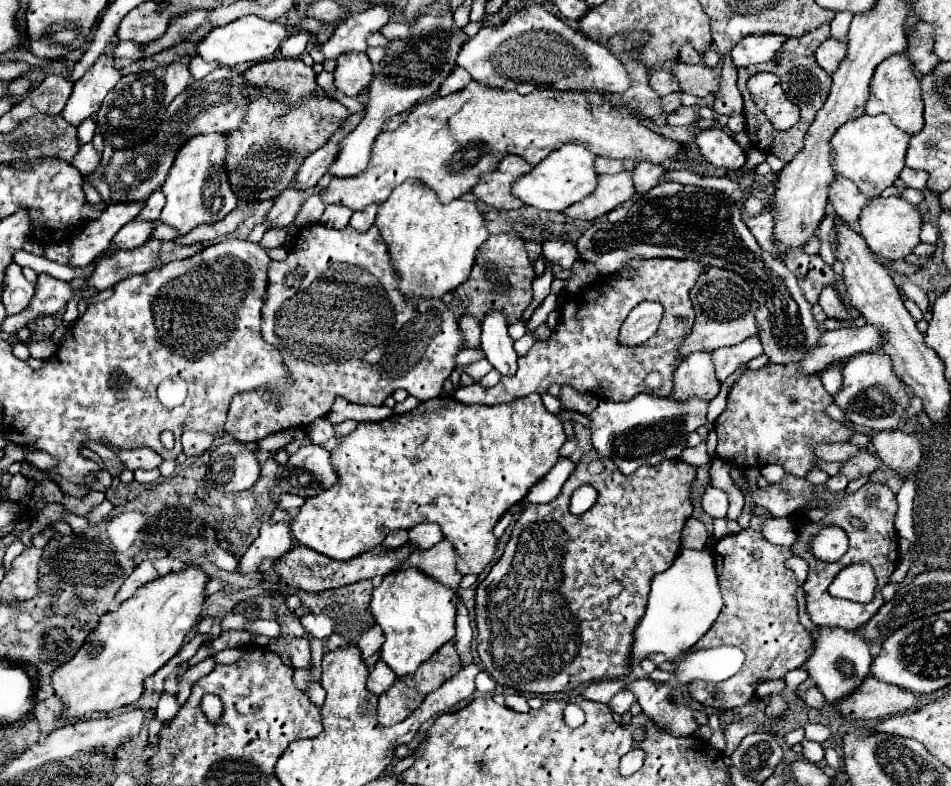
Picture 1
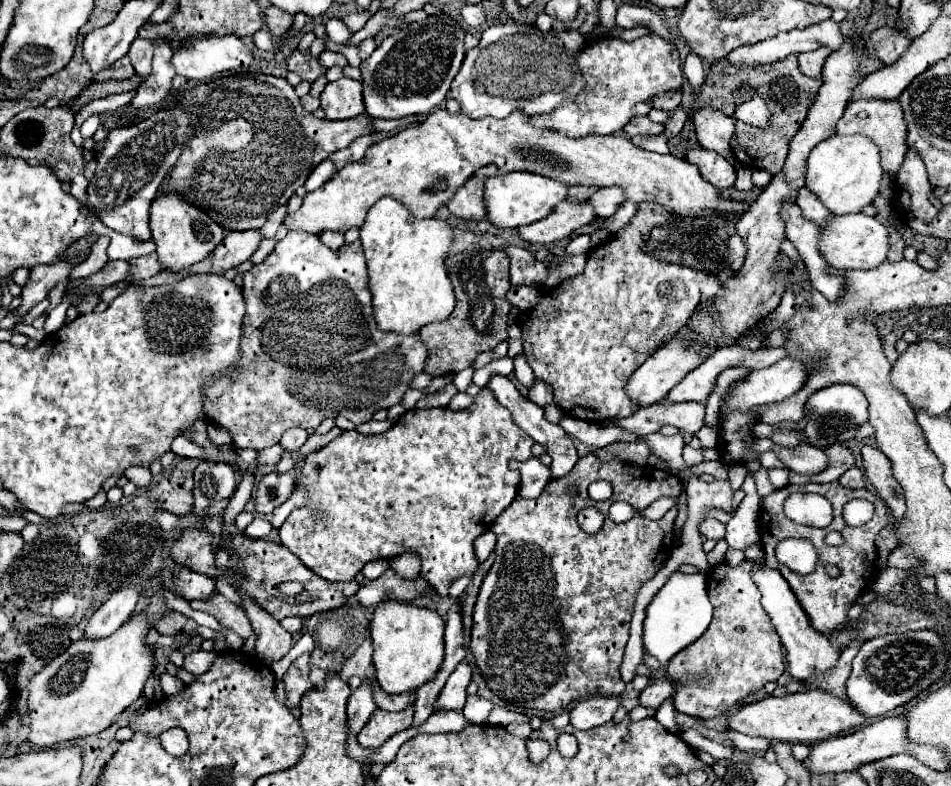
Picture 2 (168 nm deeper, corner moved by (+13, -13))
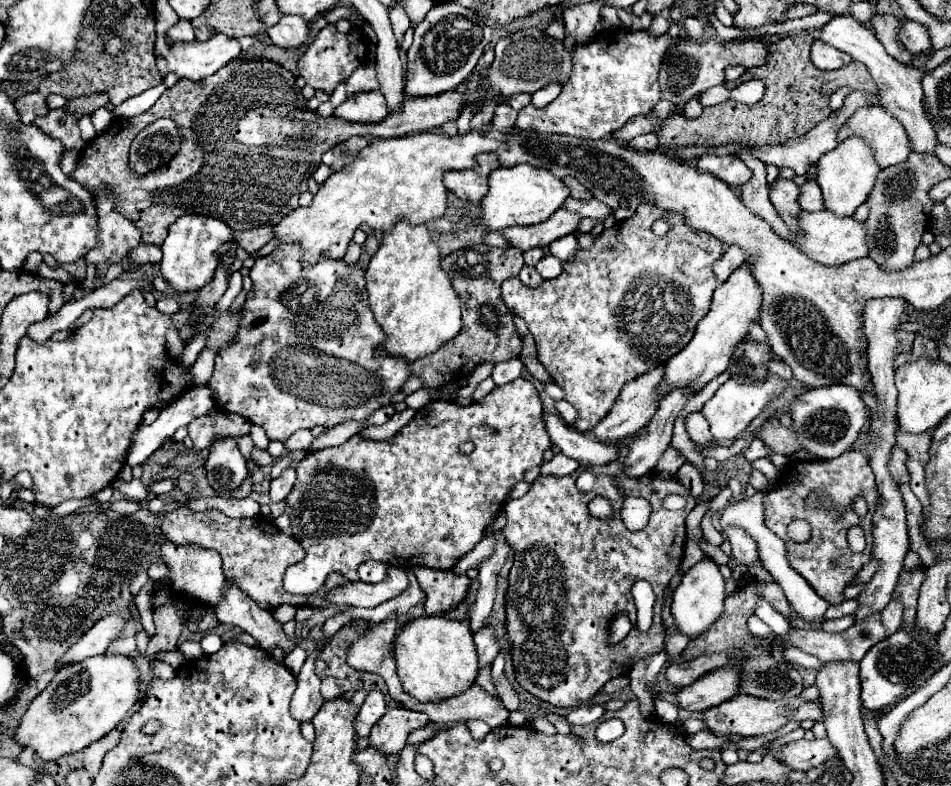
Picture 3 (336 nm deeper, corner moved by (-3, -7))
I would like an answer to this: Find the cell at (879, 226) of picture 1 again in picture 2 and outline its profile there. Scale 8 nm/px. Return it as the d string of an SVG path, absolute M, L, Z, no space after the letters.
M842 214L828 220L828 226L822 228L820 236L820 252L832 264L840 270L872 270L880 266L888 256L888 228L880 224L874 216L866 214Z

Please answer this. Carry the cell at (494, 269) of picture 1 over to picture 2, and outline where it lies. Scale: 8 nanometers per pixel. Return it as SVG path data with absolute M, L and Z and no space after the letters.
M504 250L464 252L448 258L448 272L456 292L456 310L444 322L420 330L420 338L430 348L424 372L432 376L460 372L468 368L480 352L492 350L506 340L506 316L510 312L510 302L506 298L506 292L510 290L508 268L510 258Z

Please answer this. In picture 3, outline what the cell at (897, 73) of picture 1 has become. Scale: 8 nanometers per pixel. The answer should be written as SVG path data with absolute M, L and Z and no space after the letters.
M864 106L848 118L848 124L840 128L838 142L860 136L874 152L880 168L900 164L910 154L910 140L904 126L880 106Z

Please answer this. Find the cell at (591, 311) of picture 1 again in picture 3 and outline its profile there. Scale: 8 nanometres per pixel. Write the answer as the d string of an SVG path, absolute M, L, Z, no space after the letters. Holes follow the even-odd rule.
M640 204L638 210L624 222L616 222L610 230L604 230L602 234L598 234L594 238L594 244L590 250L582 250L578 248L576 250L576 260L570 260L568 264L564 264L564 270L558 278L554 280L544 280L540 286L536 288L530 288L526 284L522 284L520 278L508 278L504 284L502 284L502 296L504 296L504 302L508 306L508 310L512 310L514 316L520 316L526 324L528 324L528 330L530 334L534 336L534 342L536 342L536 356L540 360L540 364L544 364L544 368L548 368L550 376L554 378L554 382L564 390L564 400L570 402L576 410L578 410L578 418L576 422L572 424L578 432L590 432L606 414L608 410L612 408L612 404L616 402L618 394L620 394L620 388L634 380L636 376L642 376L646 372L650 372L652 368L664 364L668 358L672 358L674 354L678 354L694 336L694 330L696 330L696 324L708 314L708 308L710 308L710 298L718 286L716 282L716 276L712 272L712 264L724 254L722 250L722 242L716 240L714 236L706 234L706 232L698 232L698 230L692 230L690 226L684 224L684 218L680 218L678 214L674 216L666 216L660 208L656 206L650 206L650 204ZM658 218L668 218L668 224L670 224L670 230L664 234L664 236L654 236L650 226L658 220Z

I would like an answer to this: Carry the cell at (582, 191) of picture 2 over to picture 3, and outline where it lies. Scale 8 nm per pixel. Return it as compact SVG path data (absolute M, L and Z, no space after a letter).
M566 176L562 182L570 188L570 196L572 196L572 198L580 198L580 200L590 198L590 192L588 192L578 180L572 180L572 176Z

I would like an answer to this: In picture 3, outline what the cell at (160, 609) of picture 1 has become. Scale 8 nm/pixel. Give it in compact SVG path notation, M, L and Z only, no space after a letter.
M94 656L58 670L48 688L30 702L14 732L14 740L22 748L32 748L44 762L84 750L114 730L142 698L140 688L144 686L136 682L138 676L134 660L126 656Z

